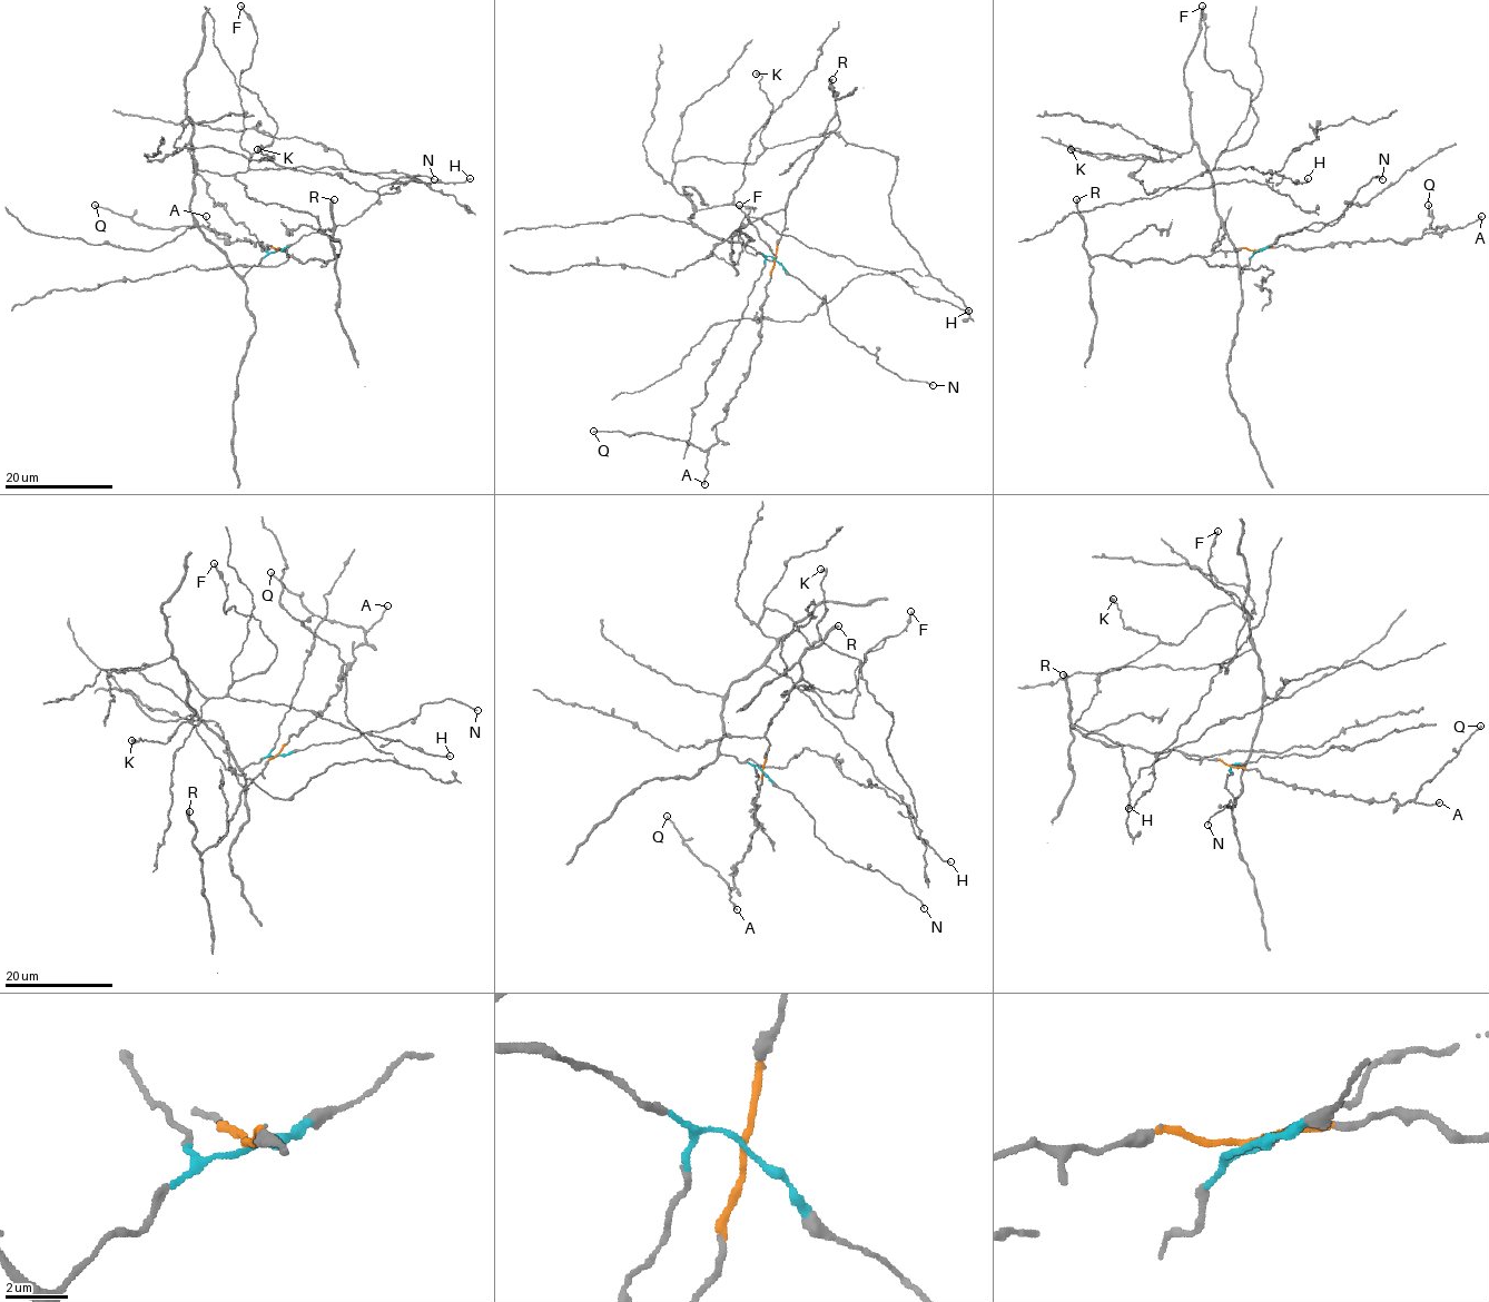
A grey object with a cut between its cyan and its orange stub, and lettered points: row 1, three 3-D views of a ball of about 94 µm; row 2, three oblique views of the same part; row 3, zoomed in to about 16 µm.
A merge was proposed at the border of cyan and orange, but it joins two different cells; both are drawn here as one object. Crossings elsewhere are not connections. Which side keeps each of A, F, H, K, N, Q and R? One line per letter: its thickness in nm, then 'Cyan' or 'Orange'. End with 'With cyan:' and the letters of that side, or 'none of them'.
A: Thickness 180 nm. Orange
F: Thickness 200 nm. Cyan
H: Thickness 160 nm. Cyan
K: Thickness 440 nm. Cyan
N: Thickness 160 nm. Cyan
Q: Thickness 240 nm. Orange
R: Thickness 360 nm. Orange
With cyan: F, H, K, N

